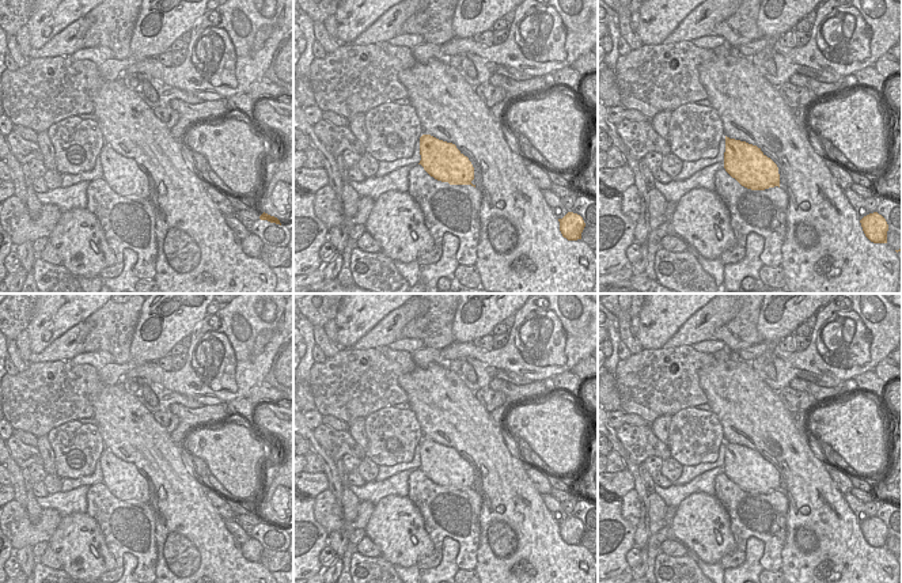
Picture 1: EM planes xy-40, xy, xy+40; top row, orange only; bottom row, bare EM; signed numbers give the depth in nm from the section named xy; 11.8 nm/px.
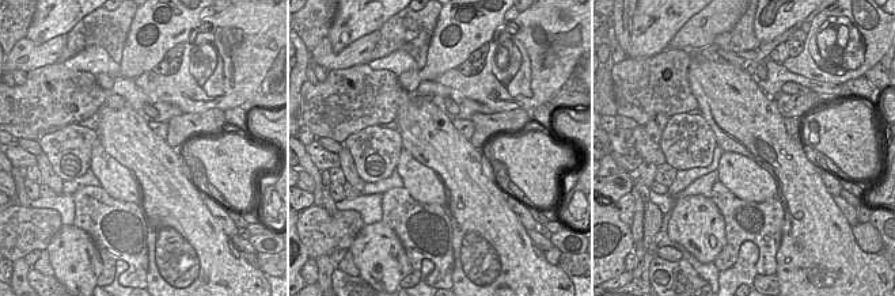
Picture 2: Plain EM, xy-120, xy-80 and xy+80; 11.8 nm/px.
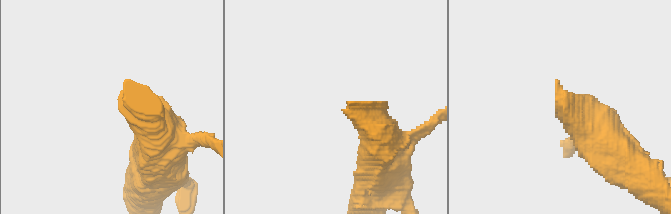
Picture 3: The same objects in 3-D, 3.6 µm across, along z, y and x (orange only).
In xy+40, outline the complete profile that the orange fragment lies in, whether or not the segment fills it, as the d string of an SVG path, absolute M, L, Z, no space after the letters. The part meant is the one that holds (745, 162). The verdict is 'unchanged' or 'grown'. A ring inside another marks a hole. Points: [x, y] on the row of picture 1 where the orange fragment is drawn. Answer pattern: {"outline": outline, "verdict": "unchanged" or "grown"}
{"outline": "M725 136L724 169L747 189L780 188L777 164L761 148L746 141Z", "verdict": "unchanged"}

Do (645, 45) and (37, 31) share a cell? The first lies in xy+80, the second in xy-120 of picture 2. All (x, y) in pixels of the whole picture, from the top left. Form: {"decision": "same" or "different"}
{"decision": "same"}

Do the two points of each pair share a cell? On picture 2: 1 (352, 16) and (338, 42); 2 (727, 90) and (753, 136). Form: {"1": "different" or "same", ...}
{"1": "same", "2": "same"}

